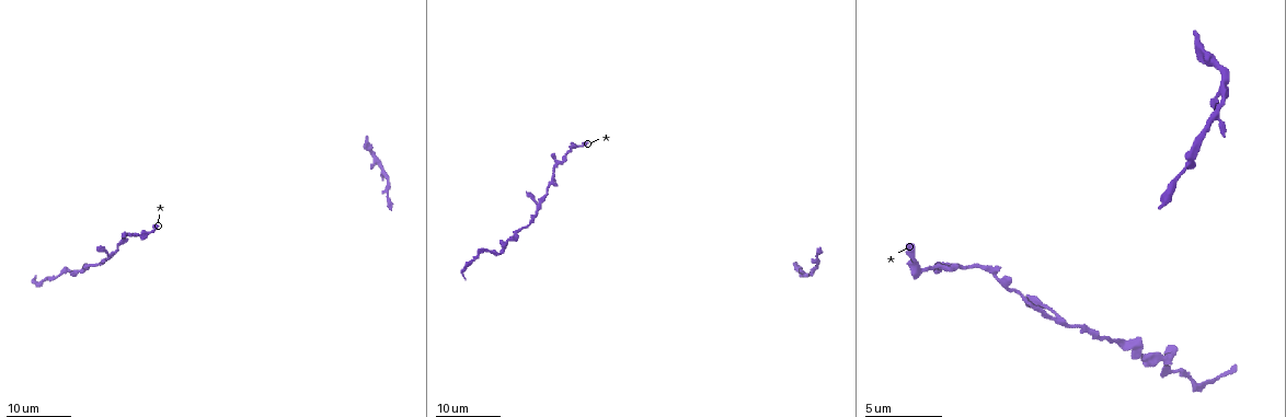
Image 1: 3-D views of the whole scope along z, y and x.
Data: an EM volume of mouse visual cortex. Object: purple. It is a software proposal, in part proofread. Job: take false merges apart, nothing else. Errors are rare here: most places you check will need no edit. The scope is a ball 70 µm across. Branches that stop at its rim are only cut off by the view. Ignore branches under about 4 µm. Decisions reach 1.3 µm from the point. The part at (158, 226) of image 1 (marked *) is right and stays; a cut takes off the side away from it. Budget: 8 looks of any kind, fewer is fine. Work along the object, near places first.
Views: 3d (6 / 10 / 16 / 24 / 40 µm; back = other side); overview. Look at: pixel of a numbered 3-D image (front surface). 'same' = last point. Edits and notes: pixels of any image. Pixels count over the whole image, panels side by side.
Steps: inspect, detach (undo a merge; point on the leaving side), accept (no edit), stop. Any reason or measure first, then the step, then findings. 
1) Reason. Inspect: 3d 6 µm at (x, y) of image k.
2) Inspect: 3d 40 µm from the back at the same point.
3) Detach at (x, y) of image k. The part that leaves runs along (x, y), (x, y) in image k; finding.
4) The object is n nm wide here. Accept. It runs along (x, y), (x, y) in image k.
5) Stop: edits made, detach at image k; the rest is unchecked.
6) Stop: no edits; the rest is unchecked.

Thick turns thin. Inspect: 3d 24 µm at (67, 268) of image 1.

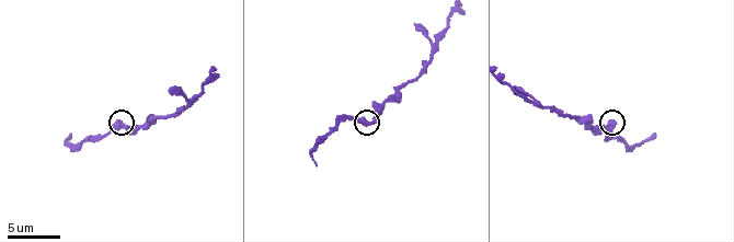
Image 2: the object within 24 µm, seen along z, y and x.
Inspect: 3d 10 µm at (367, 121) of image 2.

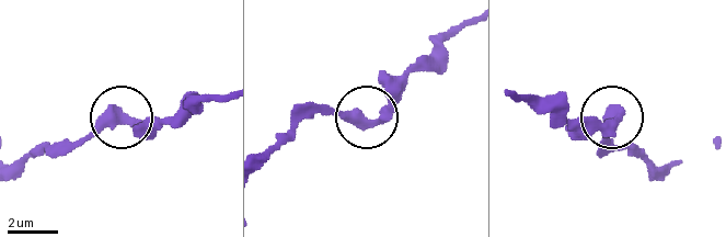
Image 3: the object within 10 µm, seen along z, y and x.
The object is 450 nm wide here. Accept. One neuron here.

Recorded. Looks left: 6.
Thick turns thin. Inspect: 3d 10 µm at (522, 94) of image 2.

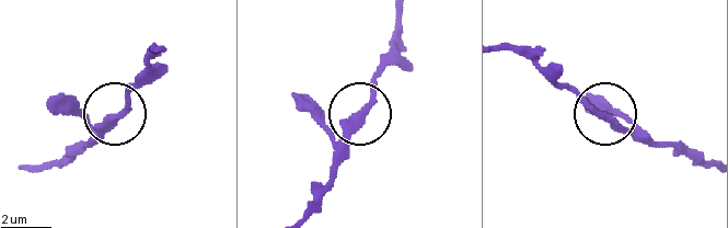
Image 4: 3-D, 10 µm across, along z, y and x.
Inspect: 3d 6 µm at (113, 117) of image 4.

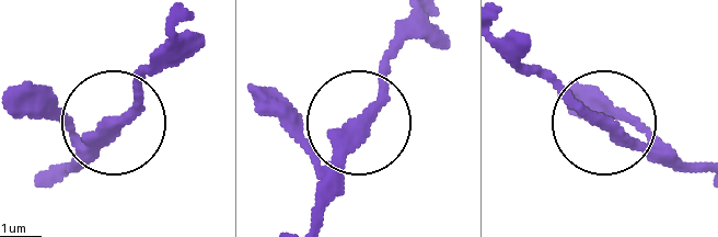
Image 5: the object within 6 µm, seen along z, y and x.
Accept. It runs along (414, 23), (312, 209) in image 5; one neuron here.

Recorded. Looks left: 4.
Thick turns thin. Inspect: 3d 16 µm at (402, 86) of image 2.

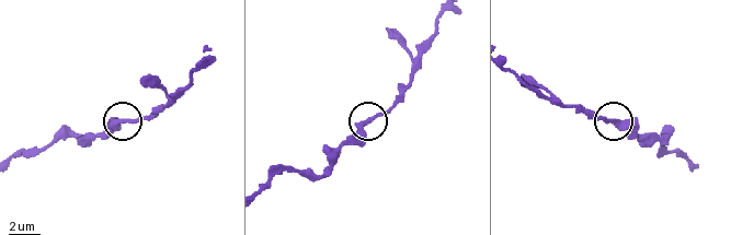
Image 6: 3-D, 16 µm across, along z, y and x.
Accept. It runs along (509, 70), (559, 102), (623, 121), (648, 145) in image 6; one neuron here.

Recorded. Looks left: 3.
Narrows sharply. Inspect: 3d 16 µm at (933, 265) of image 1.

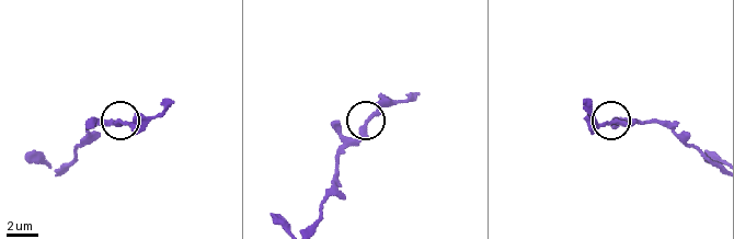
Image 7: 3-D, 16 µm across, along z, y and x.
Inspect: 3d 10 µm at (372, 116) of image 7.

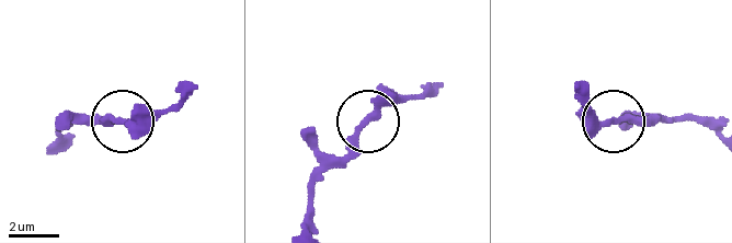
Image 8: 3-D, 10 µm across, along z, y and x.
The object is 260 nm wide here. Accept. It runs along (580, 87), (590, 110), (605, 118), (678, 118) in image 8; one neuron here.

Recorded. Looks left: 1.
Stop: no edits; the rest is unchecked.

